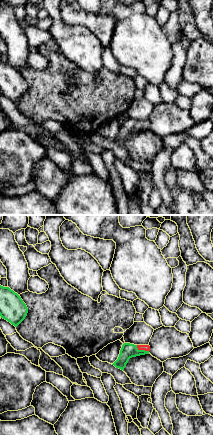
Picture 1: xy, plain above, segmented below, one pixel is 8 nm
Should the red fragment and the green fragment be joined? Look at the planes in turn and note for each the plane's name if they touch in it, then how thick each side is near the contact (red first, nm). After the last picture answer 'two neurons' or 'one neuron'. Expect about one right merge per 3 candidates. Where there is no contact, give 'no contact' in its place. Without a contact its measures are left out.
meets red in xy; 50 nm thick on the red side, 120 nm on the other

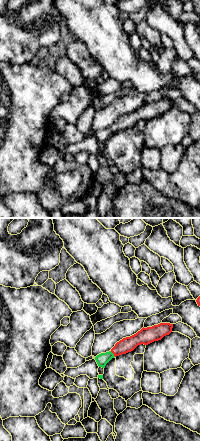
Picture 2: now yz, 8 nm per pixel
meets red in yz; 120 nm thick on the red side, 100 nm on the other

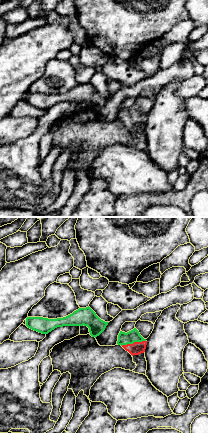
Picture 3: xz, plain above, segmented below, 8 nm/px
meets red in xz; 100 nm thick on the red side, 100 nm on the other

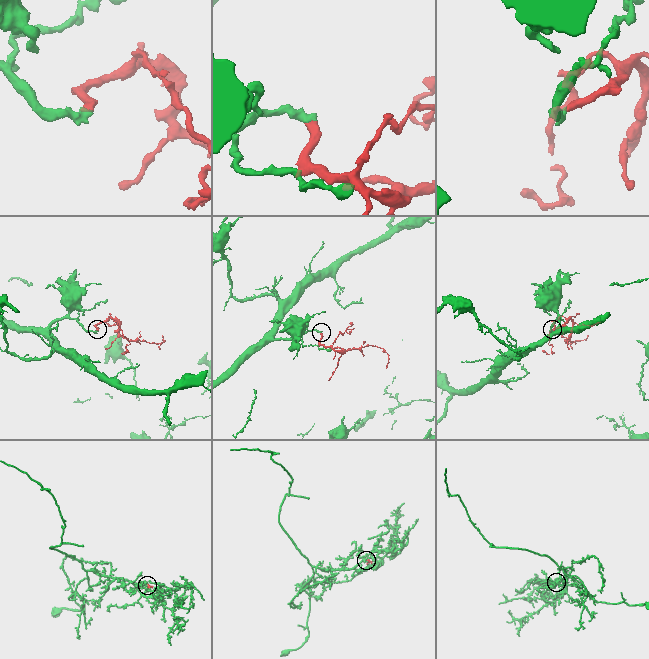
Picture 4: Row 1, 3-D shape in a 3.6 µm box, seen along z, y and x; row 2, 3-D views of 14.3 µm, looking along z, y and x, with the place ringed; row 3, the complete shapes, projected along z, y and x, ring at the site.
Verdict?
one neuron

